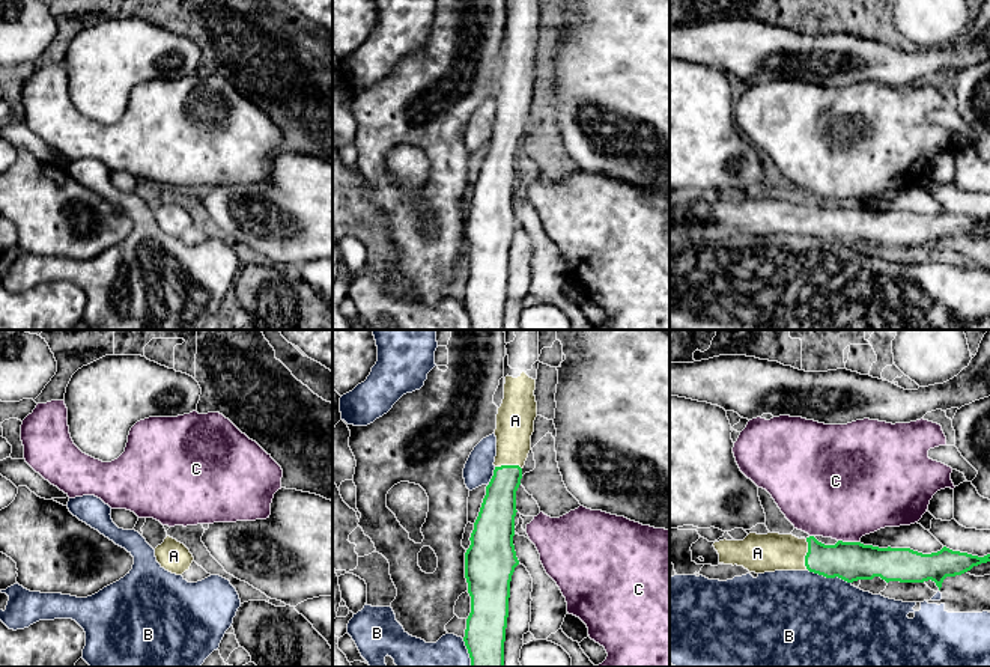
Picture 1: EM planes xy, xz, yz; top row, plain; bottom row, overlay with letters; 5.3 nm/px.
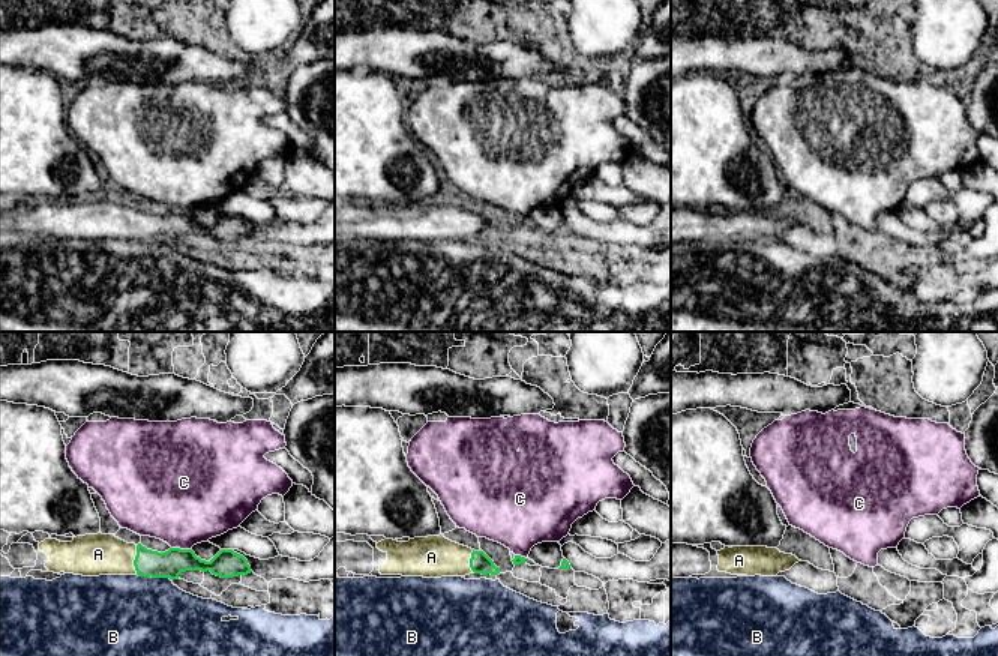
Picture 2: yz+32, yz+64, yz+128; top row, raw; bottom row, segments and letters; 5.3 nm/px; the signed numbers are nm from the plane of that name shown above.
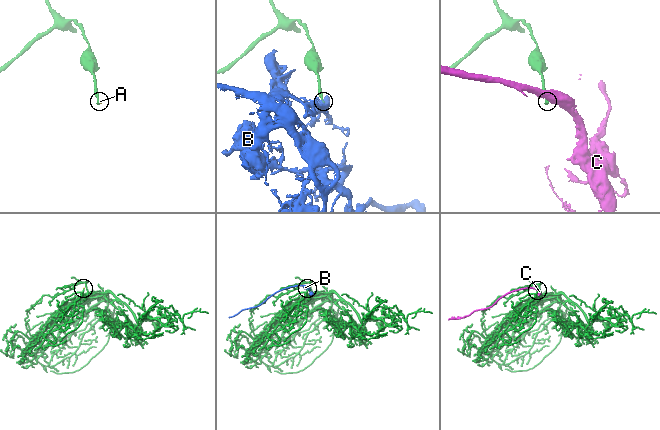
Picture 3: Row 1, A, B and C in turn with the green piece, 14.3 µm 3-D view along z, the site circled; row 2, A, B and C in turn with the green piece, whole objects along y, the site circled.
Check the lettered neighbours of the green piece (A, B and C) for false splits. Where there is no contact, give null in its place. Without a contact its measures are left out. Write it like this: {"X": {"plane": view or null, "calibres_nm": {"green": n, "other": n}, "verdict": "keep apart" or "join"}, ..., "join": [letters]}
{"A": {"plane": "yz", "calibres_nm": {"green": 200, "other": 200}, "verdict": "join"}, "B": {"plane": "yz", "calibres_nm": {"green": 200, "other": 500}, "verdict": "keep apart"}, "C": {"plane": "yz", "calibres_nm": {"green": 200, "other": 480}, "verdict": "keep apart"}, "join": ["A"]}

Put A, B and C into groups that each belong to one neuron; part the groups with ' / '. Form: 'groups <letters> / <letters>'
groups A / B / C

